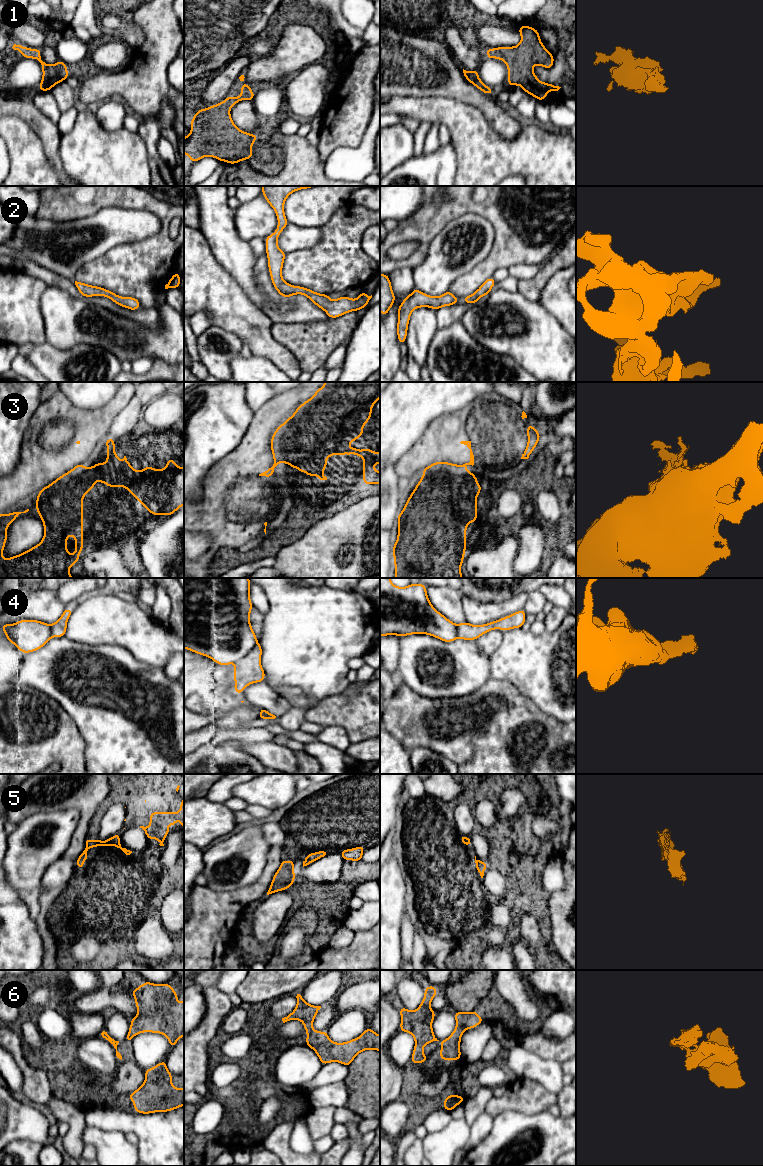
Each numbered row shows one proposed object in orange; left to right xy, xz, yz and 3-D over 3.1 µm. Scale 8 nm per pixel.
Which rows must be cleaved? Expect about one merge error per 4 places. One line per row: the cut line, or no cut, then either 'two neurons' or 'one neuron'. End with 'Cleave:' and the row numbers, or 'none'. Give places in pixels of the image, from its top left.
1: cut none; one neuron
2: cut none; one neuron
3: cut xz (272, 465), (274, 467); two neurons
4: cut xz (257, 643), (236, 663); two neurons
5: cut none; one neuron
6: cut none; one neuron
Cleave: 3, 4

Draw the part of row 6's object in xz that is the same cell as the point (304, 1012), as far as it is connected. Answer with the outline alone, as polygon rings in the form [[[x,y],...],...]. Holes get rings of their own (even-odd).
[[[297,994],[297,1006],[294,1011],[282,1018],[283,1023],[291,1020],[303,1022],[307,1032],[306,1044],[312,1048],[321,1063],[339,1062],[349,1066],[354,1058],[364,1050],[380,1051],[380,1035],[368,1027],[362,1035],[344,1043],[336,1043],[329,1039],[327,1031],[319,1032],[313,1029],[313,1021],[321,1006],[308,1004],[300,994]]]

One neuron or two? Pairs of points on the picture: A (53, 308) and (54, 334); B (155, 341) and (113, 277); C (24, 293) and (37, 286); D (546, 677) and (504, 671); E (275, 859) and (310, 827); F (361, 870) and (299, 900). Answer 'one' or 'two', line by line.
A: one
B: two
C: one
D: one
E: two
F: one

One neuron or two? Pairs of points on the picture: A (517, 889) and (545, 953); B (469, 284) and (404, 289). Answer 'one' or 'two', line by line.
A: one
B: two

